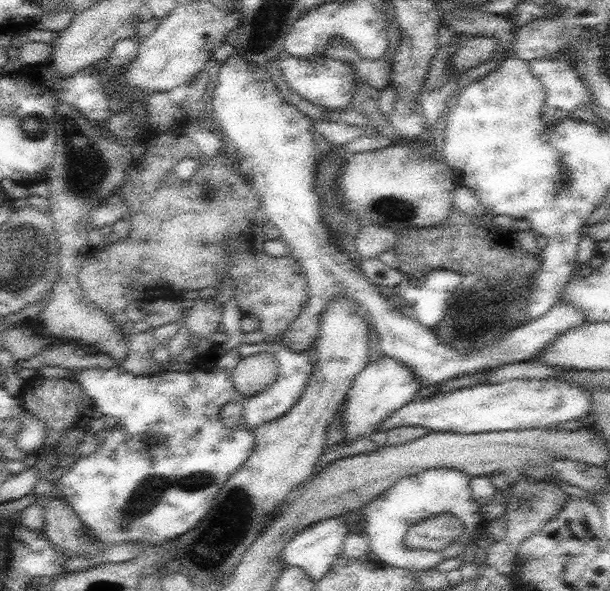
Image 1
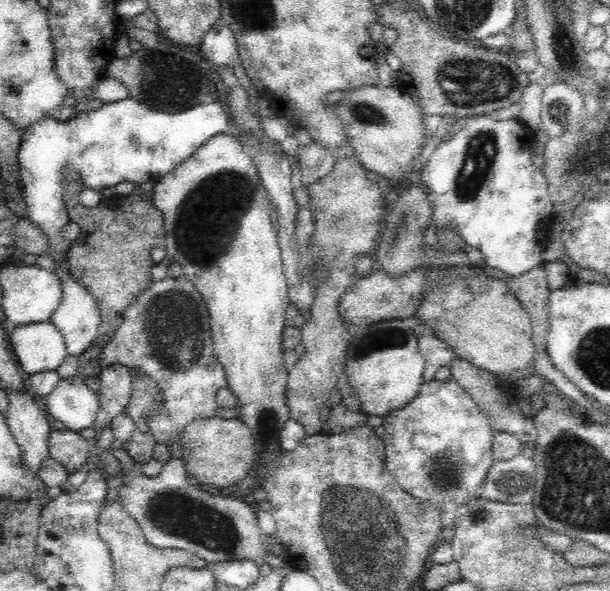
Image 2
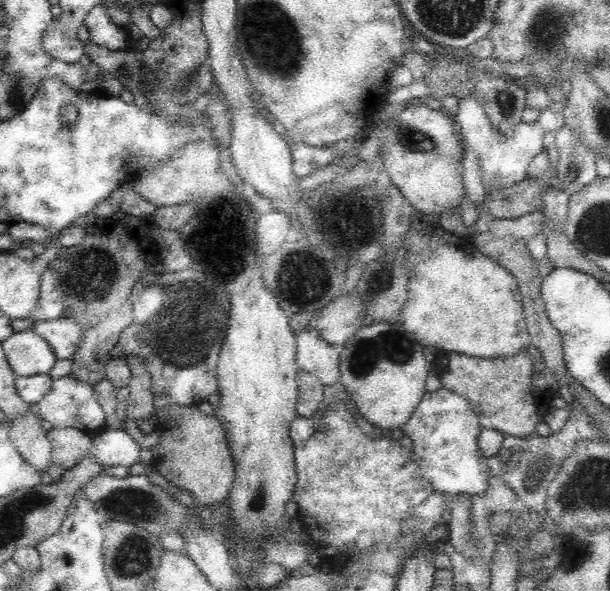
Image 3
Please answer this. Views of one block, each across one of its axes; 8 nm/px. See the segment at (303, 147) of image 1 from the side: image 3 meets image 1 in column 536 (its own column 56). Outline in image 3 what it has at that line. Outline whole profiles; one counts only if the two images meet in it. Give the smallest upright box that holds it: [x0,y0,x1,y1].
[32,317,81,360]

